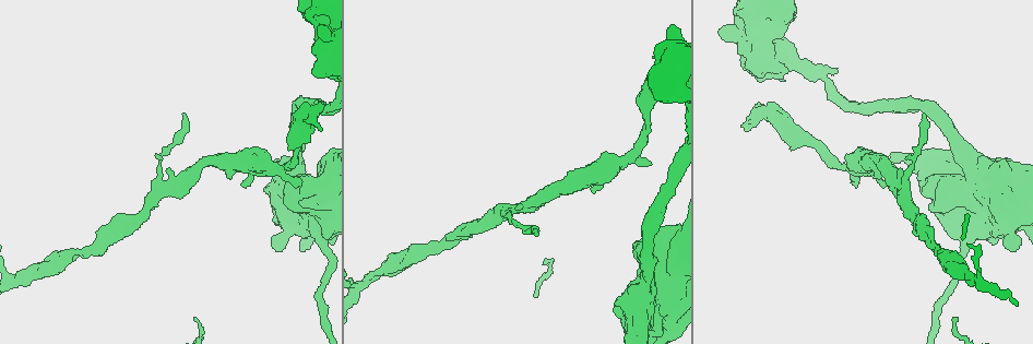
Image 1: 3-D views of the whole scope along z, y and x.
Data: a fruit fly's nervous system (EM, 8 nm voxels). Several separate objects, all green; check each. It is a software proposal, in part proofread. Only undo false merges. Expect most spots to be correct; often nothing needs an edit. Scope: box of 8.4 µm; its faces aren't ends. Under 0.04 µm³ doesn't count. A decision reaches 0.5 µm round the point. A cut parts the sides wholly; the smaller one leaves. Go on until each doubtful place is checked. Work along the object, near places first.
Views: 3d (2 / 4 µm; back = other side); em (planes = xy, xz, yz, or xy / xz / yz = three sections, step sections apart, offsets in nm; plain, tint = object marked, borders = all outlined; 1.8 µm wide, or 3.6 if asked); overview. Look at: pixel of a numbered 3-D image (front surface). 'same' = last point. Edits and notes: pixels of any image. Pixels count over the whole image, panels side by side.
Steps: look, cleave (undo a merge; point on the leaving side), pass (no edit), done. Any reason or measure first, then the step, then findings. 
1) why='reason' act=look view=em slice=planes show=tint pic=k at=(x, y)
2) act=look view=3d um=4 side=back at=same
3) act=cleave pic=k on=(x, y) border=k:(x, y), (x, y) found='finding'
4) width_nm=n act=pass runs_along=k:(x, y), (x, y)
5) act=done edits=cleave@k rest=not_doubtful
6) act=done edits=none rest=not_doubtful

why='closes a loop' act=look view=3d um=4 pic=1 at=(982, 182)

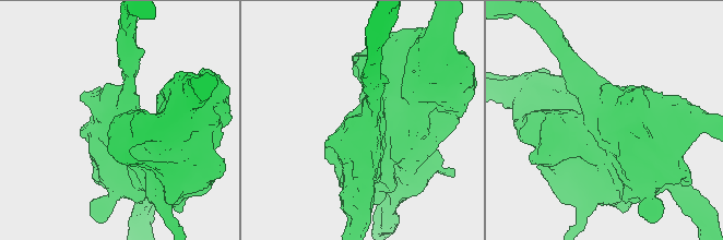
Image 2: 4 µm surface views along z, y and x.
act=look view=em um=3.6 slice=planes show=plain pic=2 at=(607, 122)

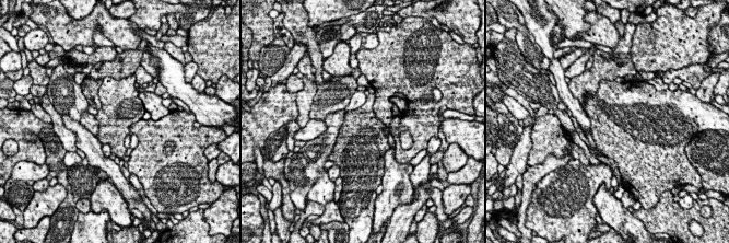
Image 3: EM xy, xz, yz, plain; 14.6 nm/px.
act=look view=em um=3.6 slice=planes show=tint at=same

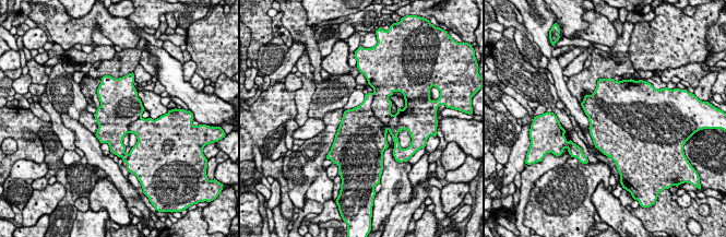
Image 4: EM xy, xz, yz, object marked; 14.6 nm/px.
width_nm=650 act=cleave pic=4 on=(360, 122) border=4:(372, 93), (371, 110), (388, 129) found='two cells meet here'

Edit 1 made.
why='redraw' act=look view=overview

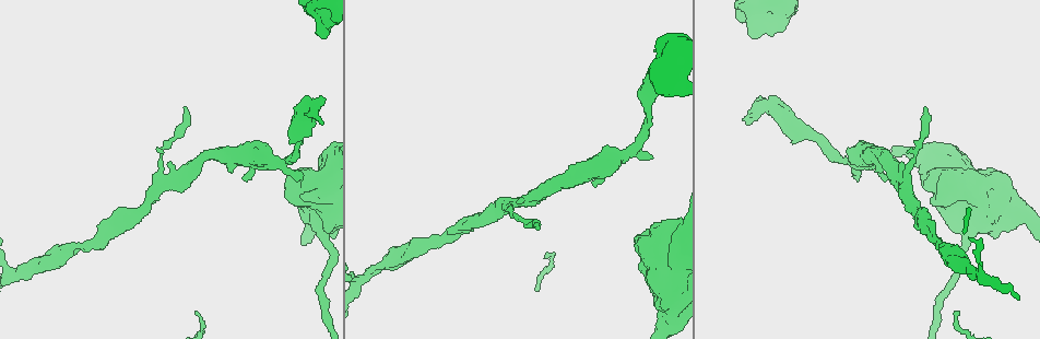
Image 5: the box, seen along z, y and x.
act=look view=3d um=4 side=back pic=5 at=(670, 324)

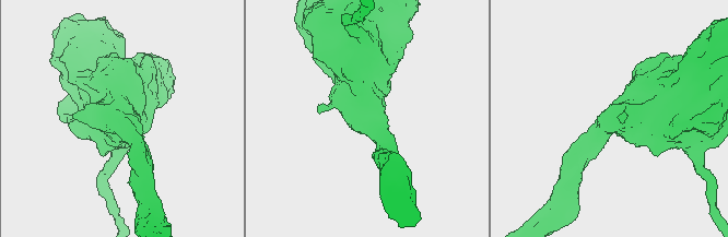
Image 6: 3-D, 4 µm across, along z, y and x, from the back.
act=look view=em um=3.6 slice=xz step=8 show=tint pic=6 at=(614, 123)

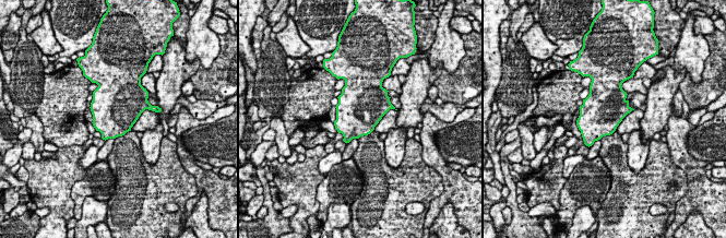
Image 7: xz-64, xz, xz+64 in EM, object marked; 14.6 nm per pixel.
act=pass found='one cell here'

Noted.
why='calibre changes' act=look view=em um=3.6 slice=xy step=4 show=plain pic=6 at=(662, 105)

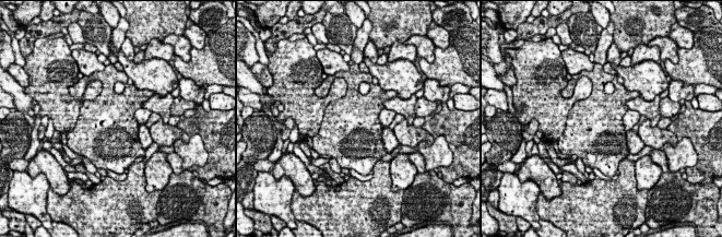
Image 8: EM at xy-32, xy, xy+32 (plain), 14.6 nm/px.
why='with the object marked' act=look view=em um=3.6 slice=xy step=4 show=tint at=same

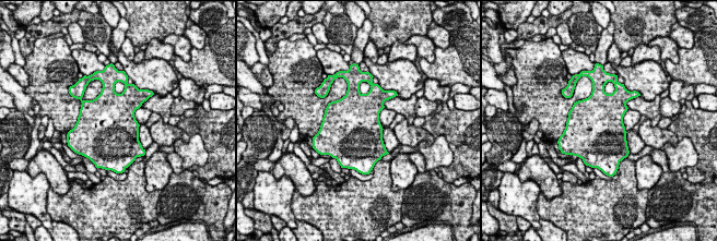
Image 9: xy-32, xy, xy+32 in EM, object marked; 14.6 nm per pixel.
act=pass found='one cell here'

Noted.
act=look view=em slice=planes show=tint pic=2 at=(364, 53)

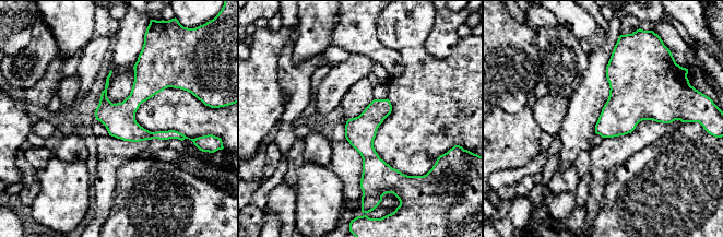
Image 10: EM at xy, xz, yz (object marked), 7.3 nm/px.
act=pass runs_along=10:(386, 102), (367, 122), (366, 188) found='continuous, no second cell'

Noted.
why='calibre changes' act=look view=em slice=xy step=16 show=tint pic=5 at=(671, 62)

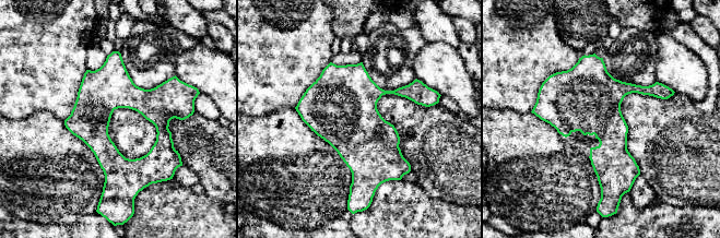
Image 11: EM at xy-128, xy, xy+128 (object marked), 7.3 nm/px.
act=look view=em slice=planes show=tint at=same

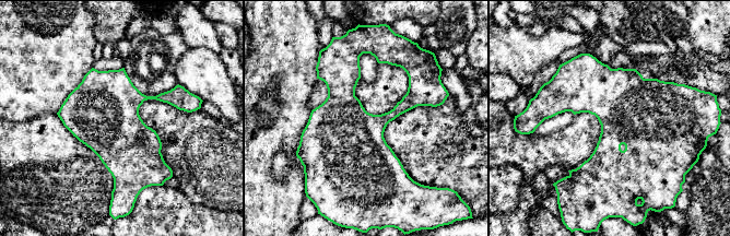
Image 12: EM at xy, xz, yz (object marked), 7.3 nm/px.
width_nm=460 act=pass found='one cell here'

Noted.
act=done edits=cleave@4 rest=not_doubtful

